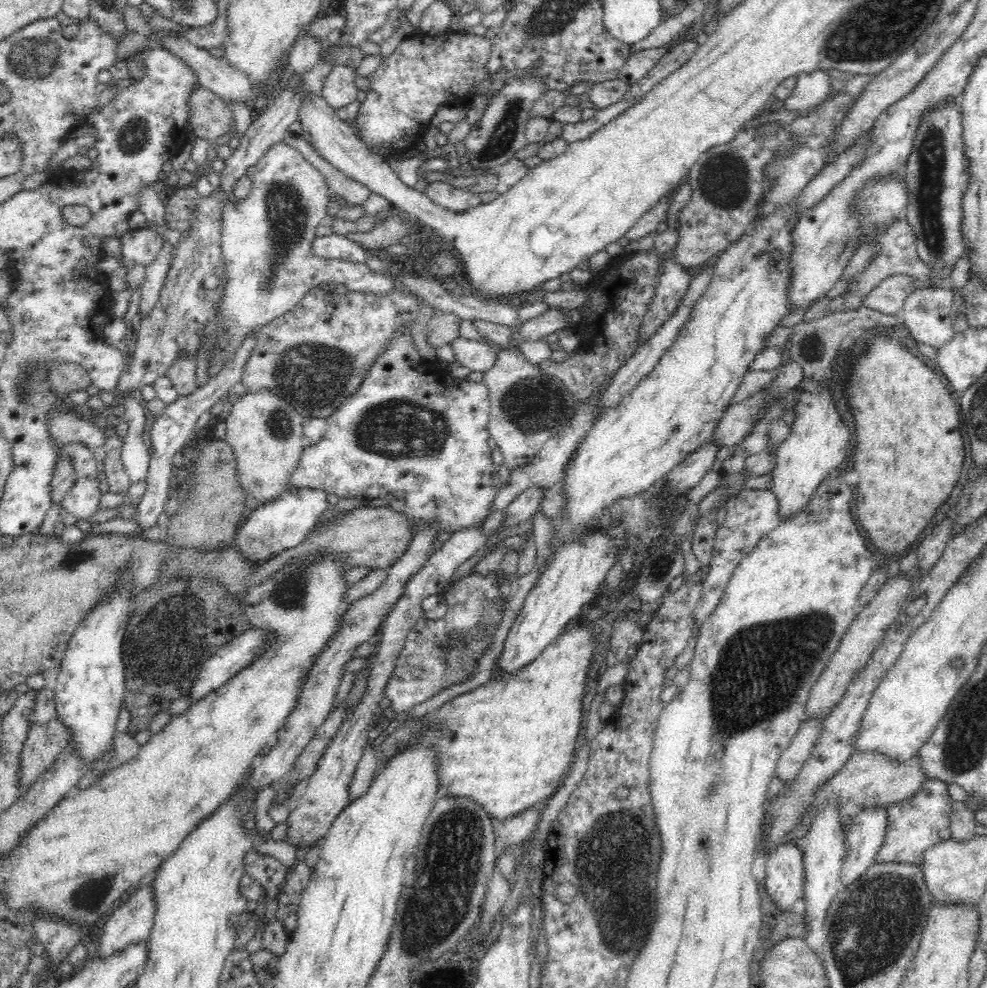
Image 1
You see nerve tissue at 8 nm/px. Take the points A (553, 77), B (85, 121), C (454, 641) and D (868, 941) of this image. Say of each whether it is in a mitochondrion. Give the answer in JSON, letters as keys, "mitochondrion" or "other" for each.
{"A":"other","B":"other","C":"mitochondrion","D":"mitochondrion"}

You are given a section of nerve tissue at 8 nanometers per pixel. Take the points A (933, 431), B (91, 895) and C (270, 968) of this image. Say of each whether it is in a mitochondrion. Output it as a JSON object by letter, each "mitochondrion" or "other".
{"A":"other","B":"mitochondrion","C":"mitochondrion"}

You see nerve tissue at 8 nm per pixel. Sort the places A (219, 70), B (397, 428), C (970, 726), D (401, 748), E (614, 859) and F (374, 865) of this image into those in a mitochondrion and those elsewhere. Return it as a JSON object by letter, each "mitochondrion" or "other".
{"A":"other","B":"mitochondrion","C":"mitochondrion","D":"other","E":"mitochondrion","F":"other"}

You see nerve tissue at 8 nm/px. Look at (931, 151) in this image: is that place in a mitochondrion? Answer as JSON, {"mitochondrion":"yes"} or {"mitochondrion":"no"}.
{"mitochondrion":"yes"}

